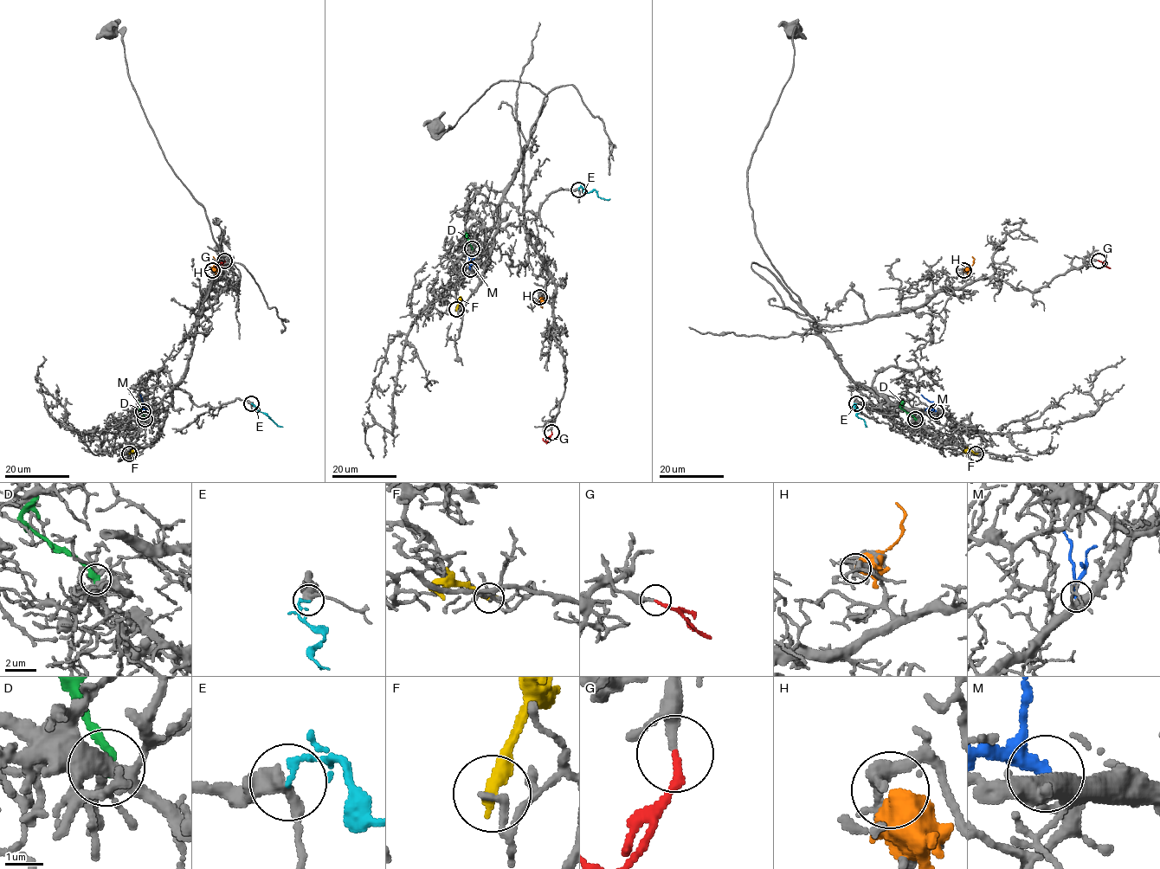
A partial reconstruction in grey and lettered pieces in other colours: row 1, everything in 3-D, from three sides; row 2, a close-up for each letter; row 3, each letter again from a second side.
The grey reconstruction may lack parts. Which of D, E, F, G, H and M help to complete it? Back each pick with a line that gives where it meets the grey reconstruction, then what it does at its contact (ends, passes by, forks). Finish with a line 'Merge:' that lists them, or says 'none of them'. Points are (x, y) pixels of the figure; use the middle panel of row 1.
G: contact (551, 432); it ends
M: contact (470, 269); it ends
Merge: G, M

